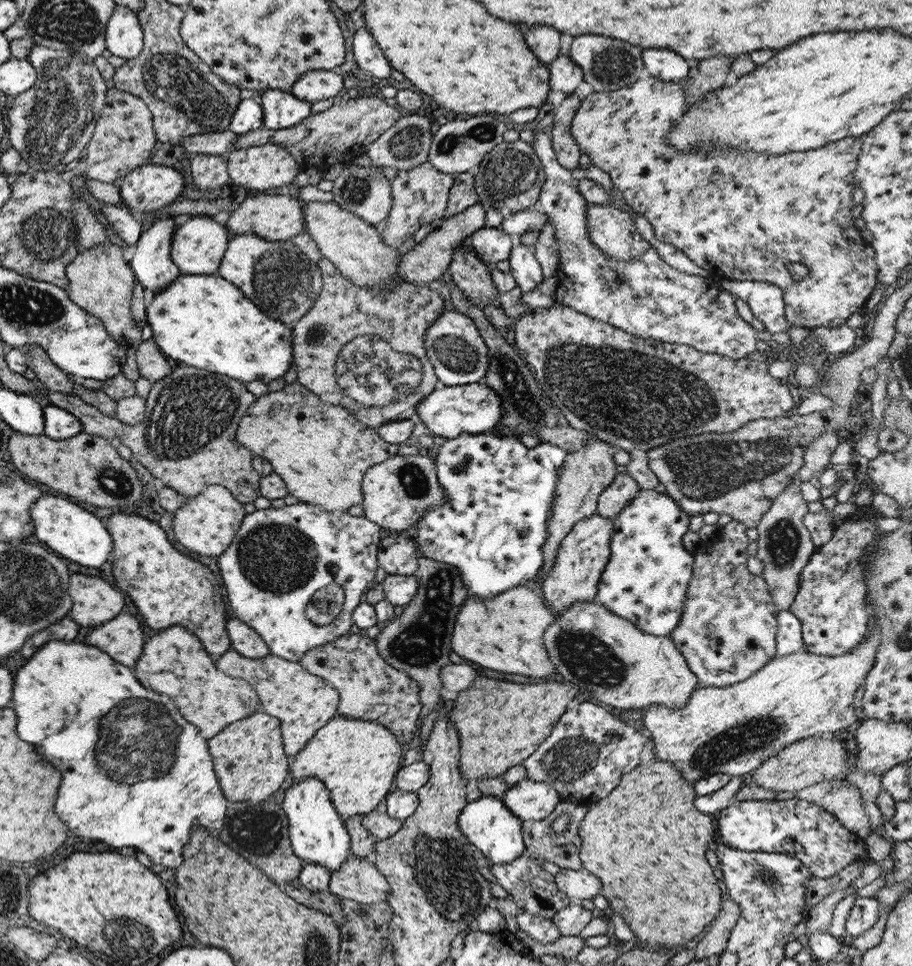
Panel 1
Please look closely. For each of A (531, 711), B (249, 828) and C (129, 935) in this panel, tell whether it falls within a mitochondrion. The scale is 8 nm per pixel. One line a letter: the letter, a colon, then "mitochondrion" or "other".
A: other
B: mitochondrion
C: mitochondrion

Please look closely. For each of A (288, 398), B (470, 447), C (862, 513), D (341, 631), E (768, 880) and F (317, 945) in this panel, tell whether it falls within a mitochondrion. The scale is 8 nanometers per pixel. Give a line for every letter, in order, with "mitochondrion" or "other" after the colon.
A: other
B: other
C: other
D: other
E: mitochondrion
F: mitochondrion

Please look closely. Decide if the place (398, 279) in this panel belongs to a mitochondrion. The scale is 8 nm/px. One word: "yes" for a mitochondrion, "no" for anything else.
no

